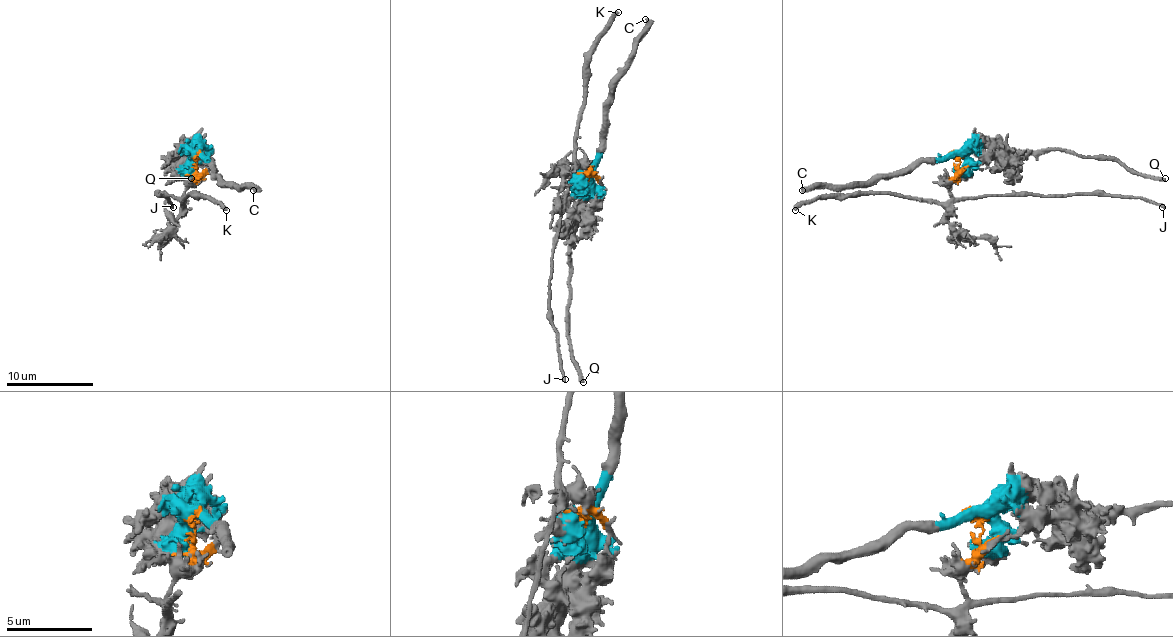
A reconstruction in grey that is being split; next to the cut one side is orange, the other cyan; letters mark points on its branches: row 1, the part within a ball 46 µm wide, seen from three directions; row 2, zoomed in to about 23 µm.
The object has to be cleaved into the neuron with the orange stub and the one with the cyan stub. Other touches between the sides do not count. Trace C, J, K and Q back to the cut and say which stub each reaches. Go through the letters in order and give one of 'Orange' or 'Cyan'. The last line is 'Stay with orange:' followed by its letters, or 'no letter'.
C: Cyan
J: Orange
K: Orange
Q: Cyan
Stay with orange: J, K

